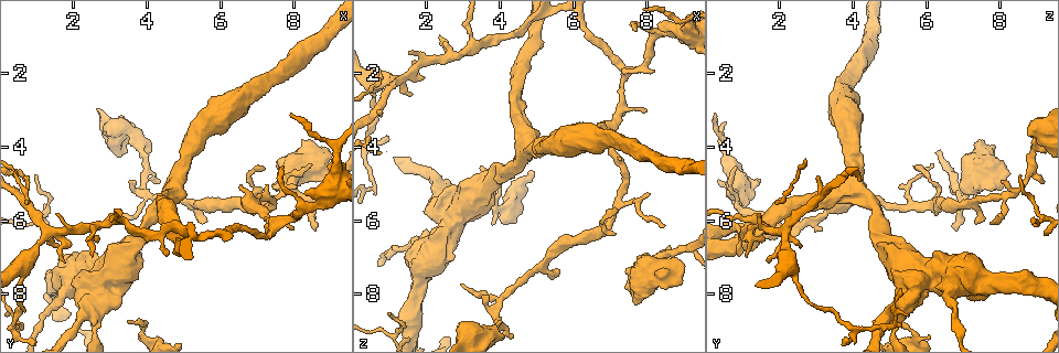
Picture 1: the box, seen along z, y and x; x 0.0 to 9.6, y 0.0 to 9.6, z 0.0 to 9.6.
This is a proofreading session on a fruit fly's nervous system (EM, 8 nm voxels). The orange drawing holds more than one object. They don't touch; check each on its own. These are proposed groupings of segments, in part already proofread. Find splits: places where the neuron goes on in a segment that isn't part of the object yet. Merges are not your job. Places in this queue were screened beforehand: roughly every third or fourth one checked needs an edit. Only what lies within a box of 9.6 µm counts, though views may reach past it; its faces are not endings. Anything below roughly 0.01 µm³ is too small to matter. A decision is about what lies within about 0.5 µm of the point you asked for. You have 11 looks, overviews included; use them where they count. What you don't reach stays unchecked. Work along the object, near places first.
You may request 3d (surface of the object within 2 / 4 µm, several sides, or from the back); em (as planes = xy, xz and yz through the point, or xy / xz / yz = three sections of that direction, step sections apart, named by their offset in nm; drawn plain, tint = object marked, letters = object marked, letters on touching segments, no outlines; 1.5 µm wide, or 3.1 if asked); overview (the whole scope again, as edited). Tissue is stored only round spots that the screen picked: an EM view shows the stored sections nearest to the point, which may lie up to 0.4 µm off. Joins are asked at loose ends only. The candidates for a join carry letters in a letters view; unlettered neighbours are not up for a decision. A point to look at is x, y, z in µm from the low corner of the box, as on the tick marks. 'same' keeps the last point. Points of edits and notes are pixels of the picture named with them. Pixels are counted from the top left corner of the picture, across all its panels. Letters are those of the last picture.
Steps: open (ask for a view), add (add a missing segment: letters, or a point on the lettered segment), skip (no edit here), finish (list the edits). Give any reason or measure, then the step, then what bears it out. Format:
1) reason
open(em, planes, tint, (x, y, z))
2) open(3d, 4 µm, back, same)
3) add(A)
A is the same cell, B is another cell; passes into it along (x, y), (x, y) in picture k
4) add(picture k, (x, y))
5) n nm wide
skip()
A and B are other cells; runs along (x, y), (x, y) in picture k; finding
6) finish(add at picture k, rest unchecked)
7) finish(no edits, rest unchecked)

tapers out
open(em, yz, step 8, tint, (8.40, 4.45, 6.20))

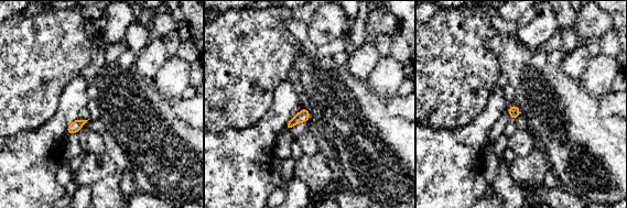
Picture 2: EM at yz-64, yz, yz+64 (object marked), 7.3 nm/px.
open(em, yz, step 8, letters, same)

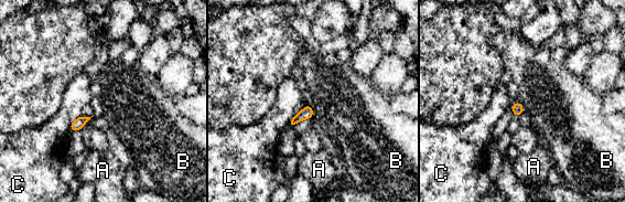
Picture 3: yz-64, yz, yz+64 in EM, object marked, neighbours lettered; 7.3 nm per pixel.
skip()
A, B and C are other cells; border along (310, 105), (314, 115) in picture 3; none of them fits

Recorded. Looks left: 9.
thin end
open(em, planes, letters, (4.40, 5.00, 9.10))

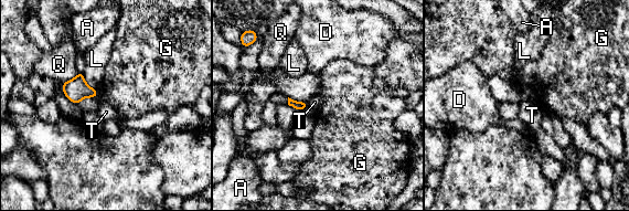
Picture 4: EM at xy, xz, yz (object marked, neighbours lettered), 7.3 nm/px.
skip()
A, D, G, L, Q and T are other cells; border along (307, 102), (308, 108) in picture 4; no lettered segment goes on from it

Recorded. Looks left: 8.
free end
open(em, planes, letters, (1.55, 6.75, 2.55))

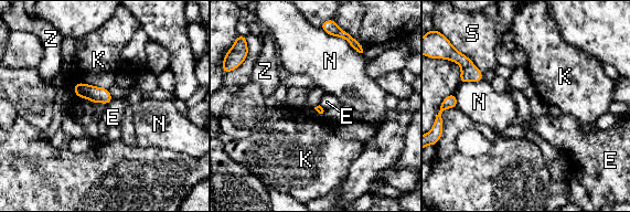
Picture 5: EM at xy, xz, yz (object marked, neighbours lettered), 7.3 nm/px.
N touches over 340 nm
skip()
E, K, N, S and Z are other cells; border along (113, 98), (107, 104) in picture 5; none of them fits

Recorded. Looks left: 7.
branch stops here
open(em, xz, step 8, letters, (2.90, 3.60, 8.75))

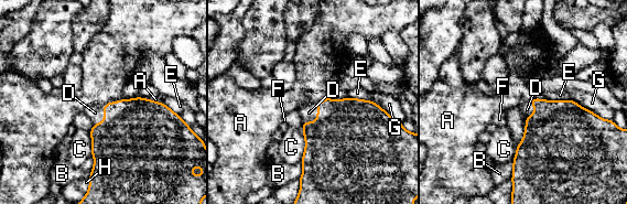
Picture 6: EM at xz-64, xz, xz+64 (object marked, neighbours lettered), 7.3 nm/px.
open(em, planes, letters, same)

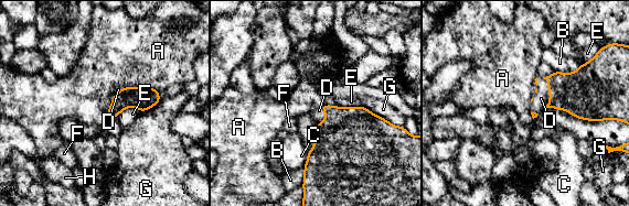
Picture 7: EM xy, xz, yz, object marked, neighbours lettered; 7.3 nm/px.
A touches over 300 nm
add(D)
D is the same cell, A, B, C, E, F, G and H are other cells; passes into it along (583, 94), (548, 91), (541, 98) in picture 7; it goes on there

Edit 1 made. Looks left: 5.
finish(add at picture 7, rest unchecked)

